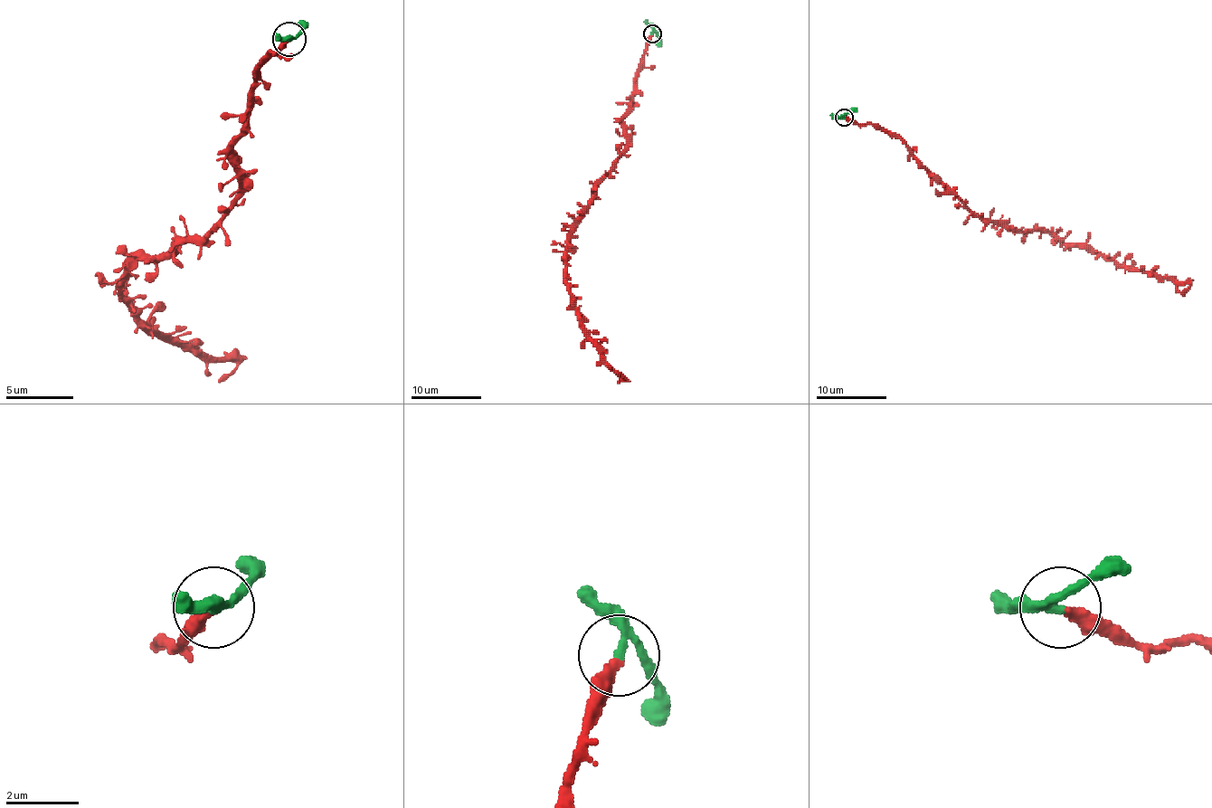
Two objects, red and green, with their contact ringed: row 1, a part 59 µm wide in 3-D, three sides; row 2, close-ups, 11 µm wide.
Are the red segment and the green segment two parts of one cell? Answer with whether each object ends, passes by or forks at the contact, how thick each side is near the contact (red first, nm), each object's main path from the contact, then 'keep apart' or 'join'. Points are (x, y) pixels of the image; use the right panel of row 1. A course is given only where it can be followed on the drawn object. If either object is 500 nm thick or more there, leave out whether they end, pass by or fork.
red ends | green passes by | 360/200 nm | red via (845, 117), (894, 132), (984, 220), (1090, 244), (1120, 264), (1186, 281), (1189, 287), (1182, 296) | green via (845, 117), (856, 108) | join

